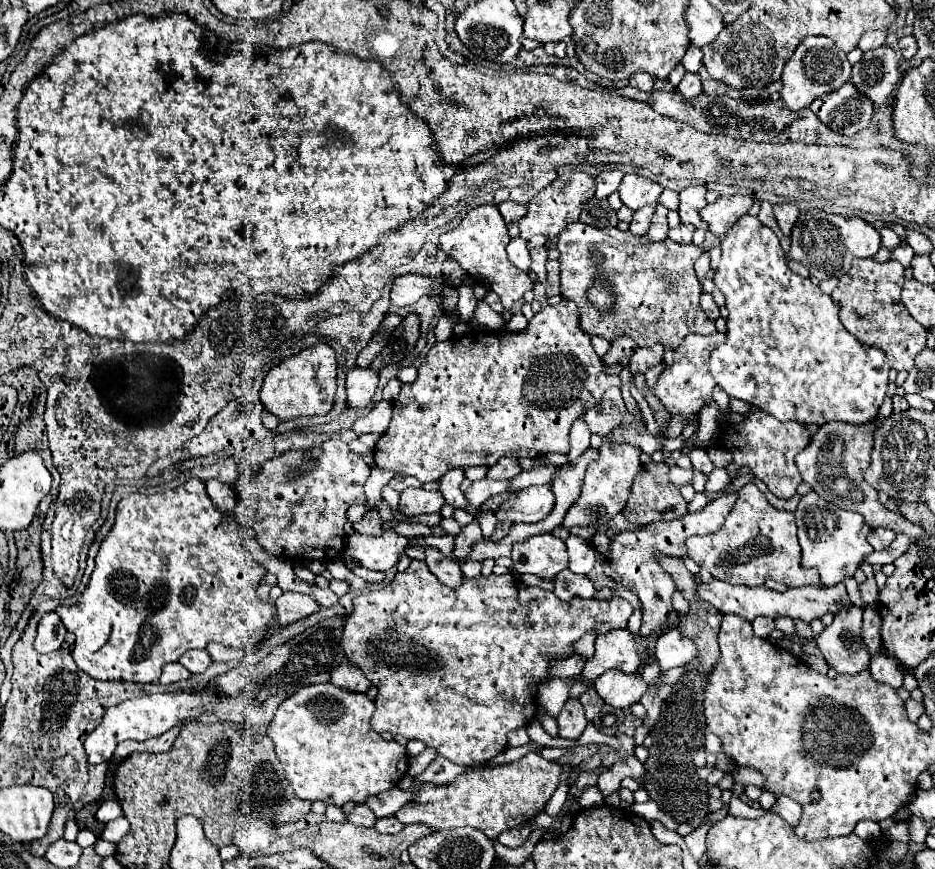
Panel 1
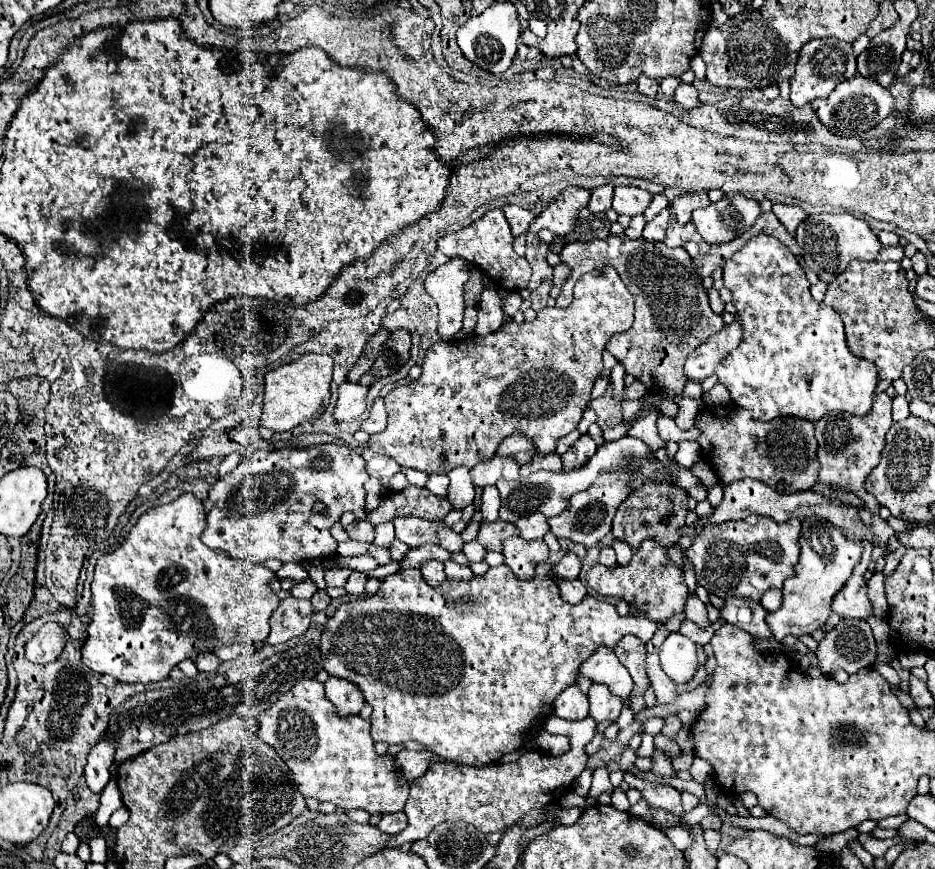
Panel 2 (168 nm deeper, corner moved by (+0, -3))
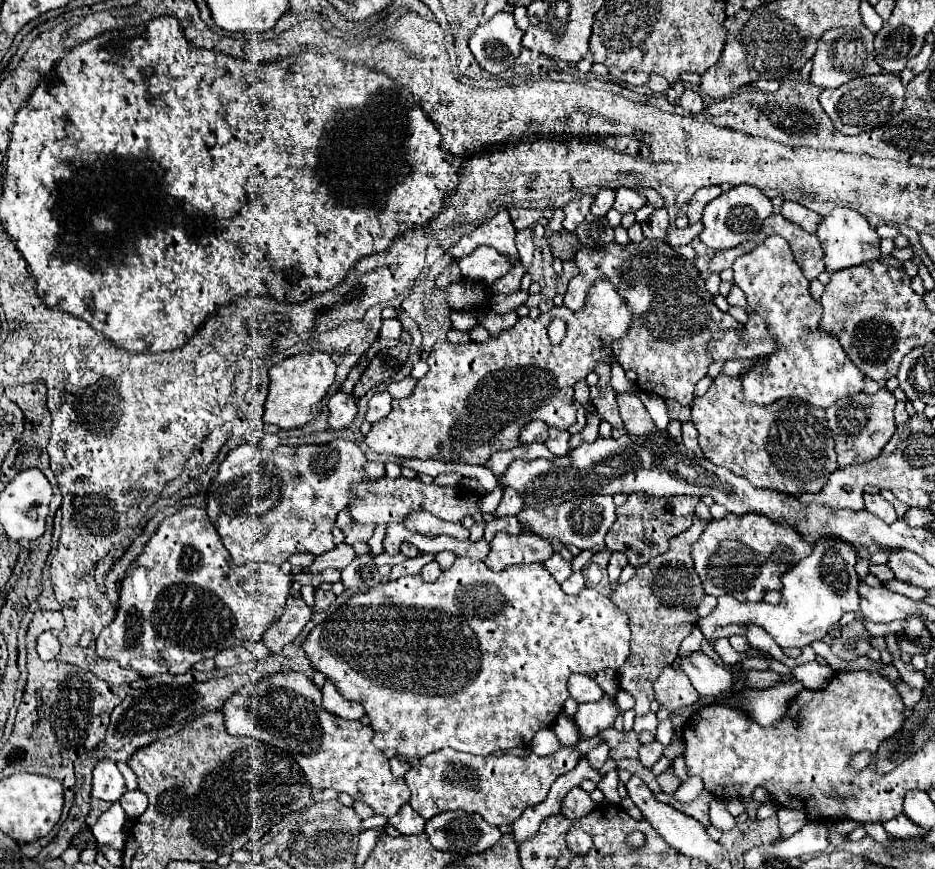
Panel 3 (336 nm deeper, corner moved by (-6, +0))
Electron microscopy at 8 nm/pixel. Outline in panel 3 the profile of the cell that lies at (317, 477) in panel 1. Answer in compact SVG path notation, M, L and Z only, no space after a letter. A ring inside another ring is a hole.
M335 439L327 445L281 445L273 451L261 449L257 445L245 443L225 457L219 465L217 477L209 487L207 499L207 515L215 525L225 549L231 553L235 565L247 563L273 563L281 565L293 553L311 553L323 555L335 549L333 543L333 527L337 513L353 501L353 485L365 481L363 467L367 459L363 451L345 439ZM253 517L259 523L259 535L253 535Z

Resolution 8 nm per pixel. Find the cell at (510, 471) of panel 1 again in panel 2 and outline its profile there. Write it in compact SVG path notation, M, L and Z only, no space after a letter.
M513 434L513 436L507 436L501 444L499 444L499 450L497 450L499 456L513 456L513 460L517 460L519 464L527 464L533 454L535 454L535 444L531 438L527 438L525 434Z

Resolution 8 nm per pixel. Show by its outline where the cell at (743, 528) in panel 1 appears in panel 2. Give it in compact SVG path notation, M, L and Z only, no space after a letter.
M749 516L743 520L727 520L715 526L705 524L703 532L693 540L687 558L695 566L697 582L709 592L727 600L731 596L743 600L761 600L769 588L781 588L783 580L793 576L799 560L799 520L777 524L773 518Z

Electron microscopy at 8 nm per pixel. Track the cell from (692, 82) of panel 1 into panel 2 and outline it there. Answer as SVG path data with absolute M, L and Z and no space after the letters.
M679 84L677 90L675 90L675 102L677 102L679 106L683 106L685 110L691 110L691 108L699 106L697 90L695 90L691 84Z

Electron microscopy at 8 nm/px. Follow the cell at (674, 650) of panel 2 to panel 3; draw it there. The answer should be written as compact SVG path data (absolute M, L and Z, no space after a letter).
M695 651L689 657L681 657L679 669L687 673L689 681L701 697L715 697L731 689L733 685L733 675L725 667L717 665L703 651Z

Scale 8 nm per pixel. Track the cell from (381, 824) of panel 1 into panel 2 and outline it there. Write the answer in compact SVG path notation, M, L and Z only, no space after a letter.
M405 812L387 814L381 818L377 828L381 828L381 832L385 832L385 834L397 834L397 832L407 828L407 816L405 816Z

